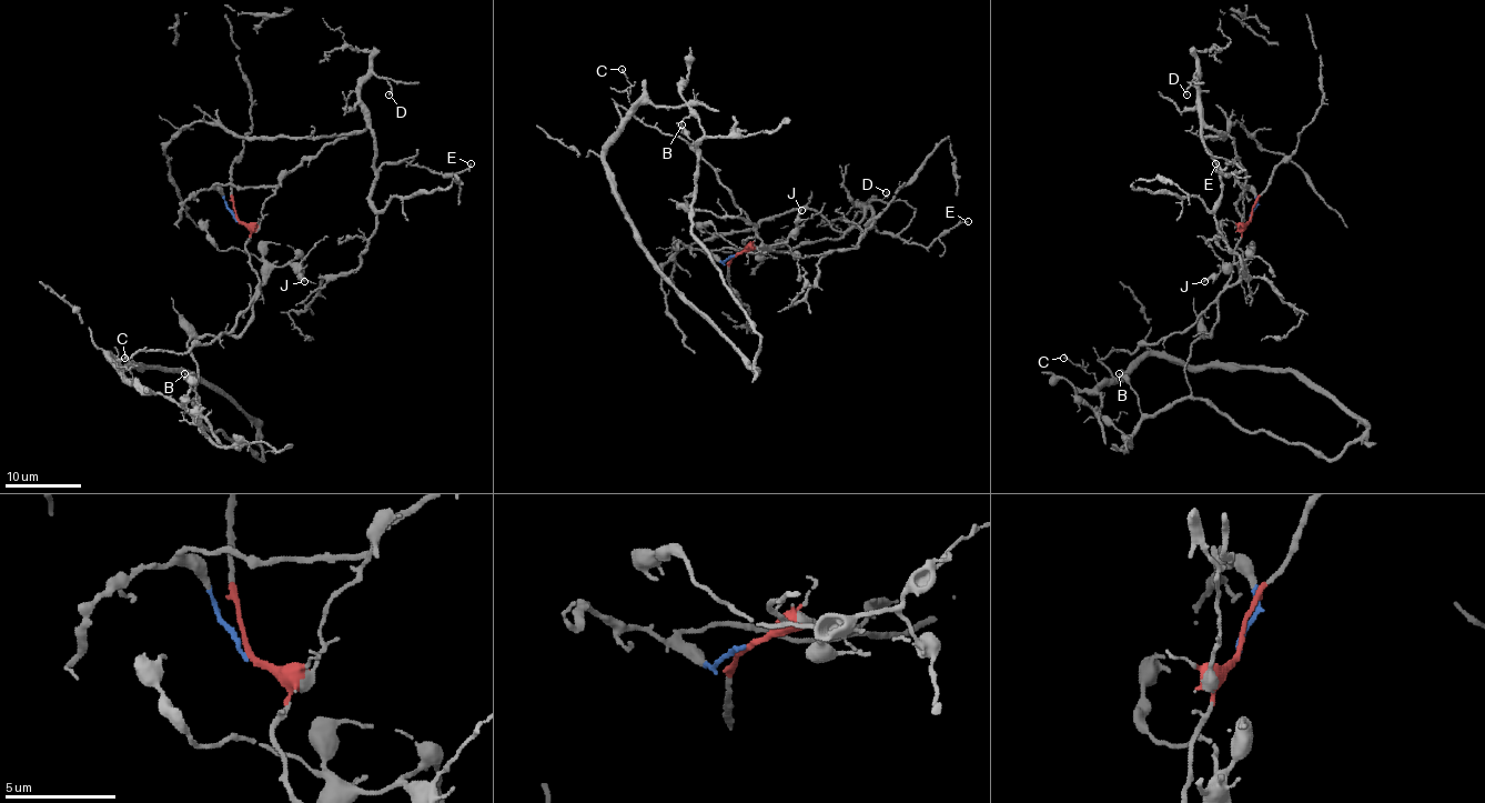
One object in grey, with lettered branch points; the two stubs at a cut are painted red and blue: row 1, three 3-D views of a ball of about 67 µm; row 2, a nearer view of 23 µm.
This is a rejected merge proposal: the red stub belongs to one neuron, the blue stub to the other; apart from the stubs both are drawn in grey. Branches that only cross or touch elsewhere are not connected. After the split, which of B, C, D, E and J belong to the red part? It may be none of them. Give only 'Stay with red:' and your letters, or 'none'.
Stay with red: B, C, J

